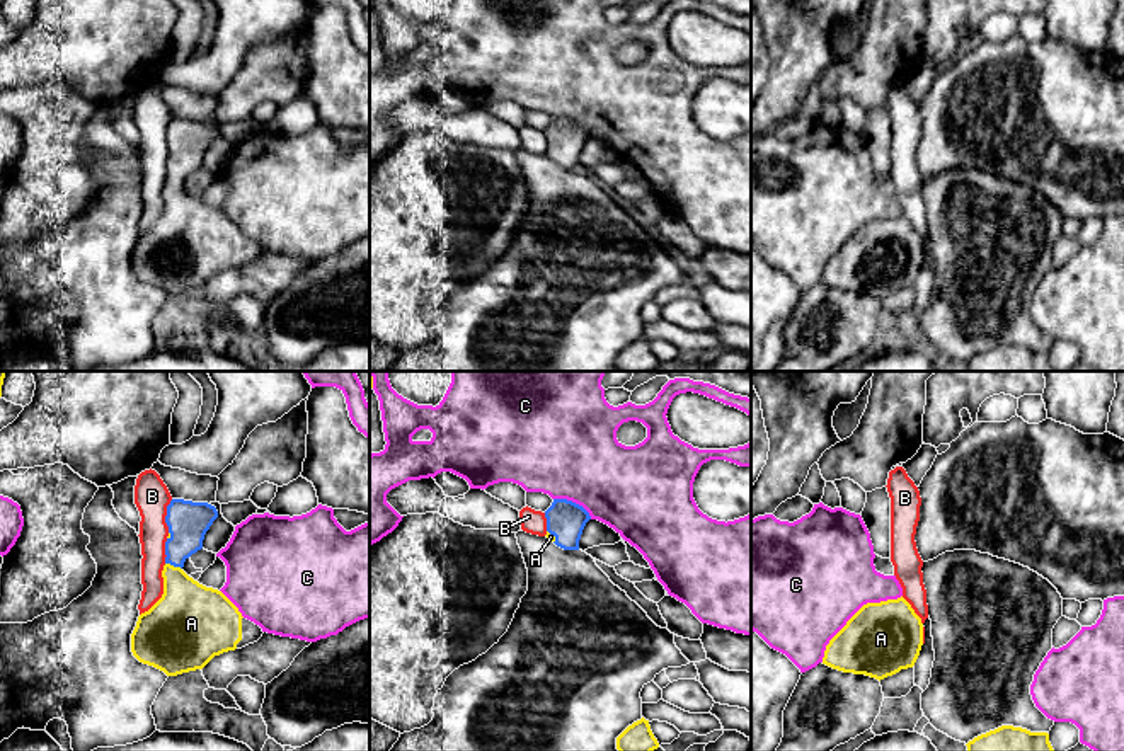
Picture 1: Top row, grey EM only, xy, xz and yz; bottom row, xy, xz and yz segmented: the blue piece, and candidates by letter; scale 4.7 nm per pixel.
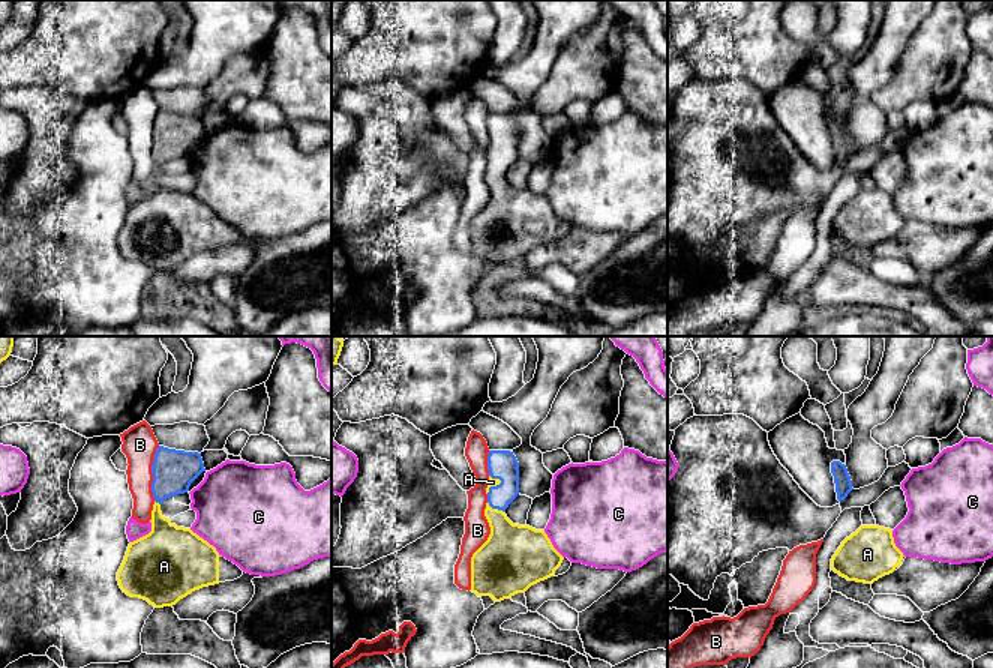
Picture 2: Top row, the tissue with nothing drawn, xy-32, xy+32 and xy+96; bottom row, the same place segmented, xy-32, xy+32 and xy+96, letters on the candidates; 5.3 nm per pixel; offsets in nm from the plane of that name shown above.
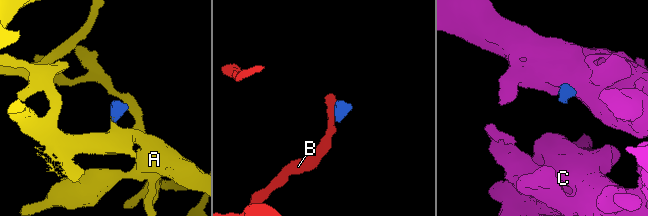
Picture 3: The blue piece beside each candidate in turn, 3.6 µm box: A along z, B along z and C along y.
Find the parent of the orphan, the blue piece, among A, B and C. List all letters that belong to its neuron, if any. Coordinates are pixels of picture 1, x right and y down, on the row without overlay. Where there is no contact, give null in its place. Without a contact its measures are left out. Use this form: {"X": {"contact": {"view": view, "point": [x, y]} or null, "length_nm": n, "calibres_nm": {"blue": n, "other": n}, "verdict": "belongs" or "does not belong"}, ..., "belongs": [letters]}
{"A": {"contact": {"view": "xy", "point": [174, 184]}, "length_nm": 90, "calibres_nm": {"blue": 200, "other": 320}, "verdict": "belongs"}, "B": {"contact": {"view": "xy", "point": [166, 135]}, "length_nm": 160, "calibres_nm": {"blue": 200, "other": 160}, "verdict": "does not belong"}, "C": {"contact": {"view": "xz", "point": [574, 121]}, "length_nm": 200, "calibres_nm": {"blue": 190, "other": 460}, "verdict": "does not belong"}, "belongs": ["A"]}

